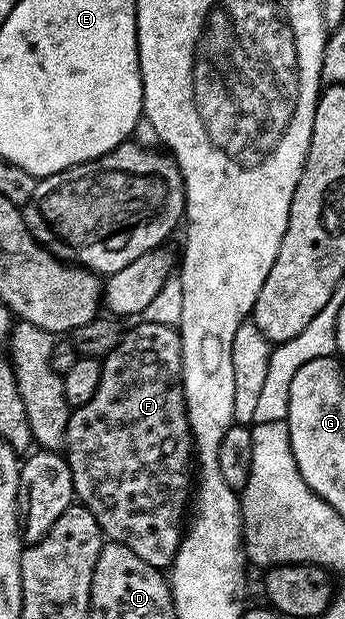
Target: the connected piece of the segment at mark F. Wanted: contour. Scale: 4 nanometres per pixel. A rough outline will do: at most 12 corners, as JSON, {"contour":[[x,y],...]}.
{"contour":[[145,319],[68,419],[75,498],[166,571],[194,436],[182,337]]}

